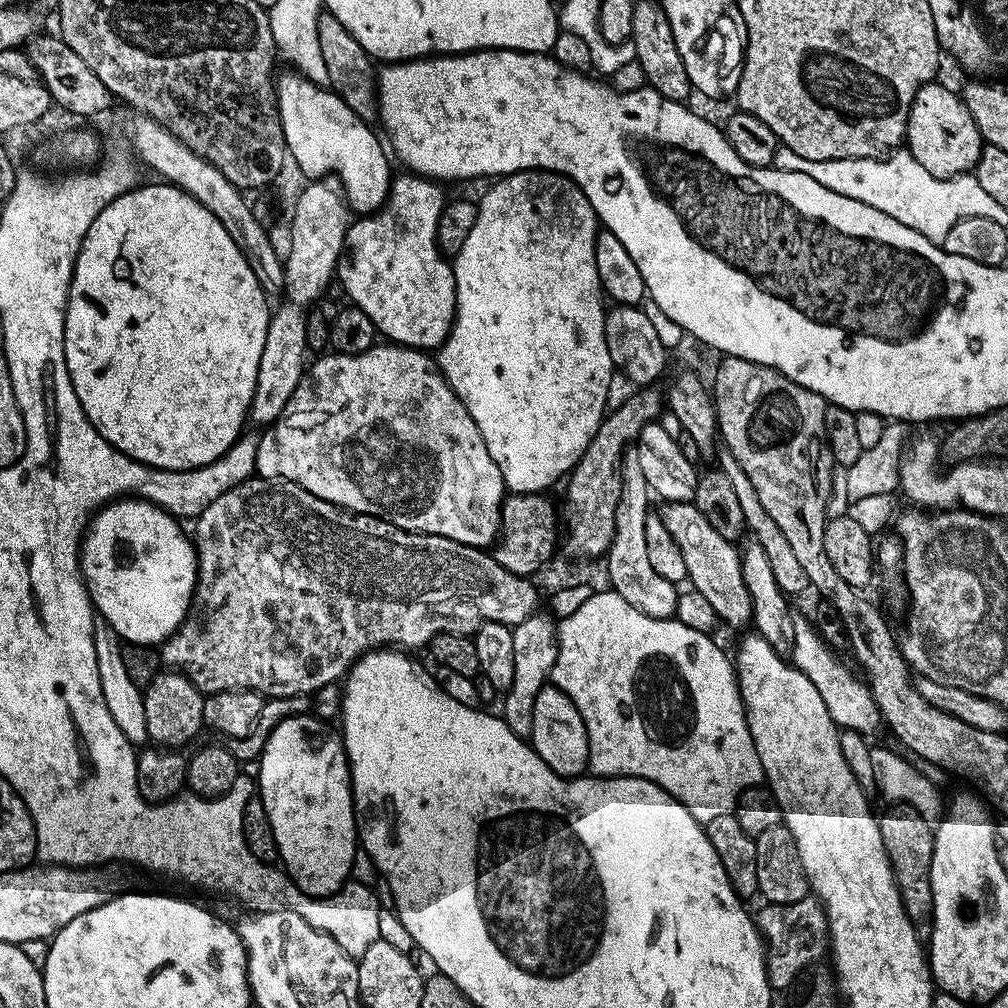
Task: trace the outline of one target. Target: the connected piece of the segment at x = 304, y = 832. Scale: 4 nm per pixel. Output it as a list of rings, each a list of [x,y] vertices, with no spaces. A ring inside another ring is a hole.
[[[291,715],[278,722],[269,734],[264,750],[260,757],[261,776],[258,781],[258,795],[260,801],[266,806],[266,814],[270,818],[270,826],[274,826],[274,838],[276,839],[276,850],[279,863],[283,871],[291,876],[292,881],[311,896],[332,896],[340,891],[345,884],[349,883],[352,872],[352,863],[356,860],[356,848],[358,852],[358,833],[356,831],[356,810],[352,806],[352,772],[348,768],[348,756],[344,753],[344,741],[341,733],[336,732],[325,721],[319,720],[314,715]]]

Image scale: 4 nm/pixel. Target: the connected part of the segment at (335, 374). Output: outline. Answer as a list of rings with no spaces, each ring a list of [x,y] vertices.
[[[377,342],[362,354],[353,356],[324,354],[316,358],[316,361],[313,359],[298,382],[290,402],[286,402],[280,417],[265,431],[268,432],[265,436],[259,437],[256,472],[265,480],[289,480],[310,490],[310,494],[338,505],[339,508],[346,508],[349,512],[361,512],[367,516],[378,516],[381,520],[388,520],[407,532],[445,536],[459,544],[468,544],[472,548],[487,549],[495,545],[500,535],[500,507],[503,506],[506,495],[502,470],[498,470],[498,462],[490,458],[490,450],[486,450],[486,442],[478,426],[454,394],[447,378],[440,373],[437,361],[433,357],[431,360],[428,356],[431,355],[427,351],[418,348],[405,348],[403,344],[391,342]]]

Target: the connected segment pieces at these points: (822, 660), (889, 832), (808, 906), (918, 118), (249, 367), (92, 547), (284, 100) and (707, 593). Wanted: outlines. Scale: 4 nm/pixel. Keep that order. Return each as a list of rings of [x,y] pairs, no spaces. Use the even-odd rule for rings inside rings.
[[[797,618],[794,622],[794,638],[796,647],[790,653],[791,663],[796,665],[810,682],[814,682],[814,687],[818,689],[818,695],[822,702],[826,702],[826,710],[830,710],[830,718],[835,722],[837,729],[850,732],[869,734],[881,723],[880,711],[876,708],[874,698],[870,694],[867,683],[860,680],[854,673],[850,672],[835,656],[833,649],[829,648],[815,627],[808,624],[803,618]]]
[[[892,806],[885,816],[879,817],[882,842],[890,858],[892,873],[902,898],[906,914],[917,926],[928,926],[934,914],[934,890],[930,886],[930,866],[934,858],[936,833],[933,825],[911,806]]]
[[[809,894],[803,896],[798,902],[789,904],[765,903],[764,909],[755,913],[754,919],[764,937],[766,949],[766,970],[768,983],[773,989],[791,989],[796,983],[797,976],[805,968],[811,968],[817,962],[825,959],[828,943],[828,919],[824,913],[824,906]]]
[[[940,83],[923,84],[918,90],[908,119],[906,148],[918,162],[922,162],[925,170],[930,170],[930,174],[948,180],[951,176],[962,176],[975,169],[985,142],[963,99]]]
[[[167,182],[156,183],[160,184],[141,183],[126,194],[114,198],[114,202],[110,202],[110,206],[106,206],[106,210],[102,210],[102,214],[98,214],[98,218],[94,218],[94,222],[90,222],[90,230],[86,230],[86,238],[82,242],[76,265],[72,271],[72,281],[68,291],[68,307],[64,309],[64,353],[66,354],[66,366],[70,374],[70,382],[74,386],[74,394],[78,394],[78,402],[82,406],[86,418],[94,426],[94,430],[98,430],[98,434],[102,434],[102,438],[106,438],[106,442],[110,442],[110,446],[114,446],[119,452],[134,458],[138,462],[149,464],[151,468],[165,468],[166,470],[180,472],[184,468],[201,468],[207,464],[213,464],[219,456],[224,456],[229,452],[233,444],[240,439],[242,435],[240,427],[243,426],[244,420],[246,424],[250,416],[252,395],[254,394],[256,379],[258,378],[258,358],[262,358],[262,346],[266,346],[266,330],[268,329],[268,318],[270,315],[268,301],[270,300],[263,286],[259,284],[259,280],[256,277],[256,268],[252,261],[245,255],[243,249],[239,248],[234,240],[230,238],[226,226],[202,202],[196,201],[190,193],[182,191],[175,184]]]
[[[121,498],[112,503],[103,505],[89,519],[88,527],[80,542],[80,574],[84,578],[84,587],[88,590],[88,596],[92,600],[92,607],[97,613],[105,616],[114,630],[120,636],[121,641],[129,644],[146,644],[149,646],[163,645],[180,629],[180,624],[188,614],[188,607],[192,605],[192,592],[196,588],[196,546],[186,533],[180,529],[181,521],[170,515],[165,508],[152,504],[149,500],[137,500],[135,498]]]
[[[280,79],[275,81],[275,85],[276,105],[280,108],[280,121],[287,155],[291,159],[292,156],[296,159],[297,166],[308,175],[308,178],[328,178],[328,175],[333,172],[340,179],[339,187],[342,189],[342,195],[353,213],[371,214],[380,211],[388,198],[388,190],[392,187],[394,176],[393,173],[388,173],[389,153],[386,148],[384,153],[384,148],[380,145],[379,138],[372,133],[373,129],[370,125],[358,114],[352,112],[350,106],[338,95],[319,96],[316,93],[319,91],[316,90],[295,92],[294,89],[288,88],[286,81]]]
[[[670,501],[658,512],[660,521],[670,530],[674,542],[678,542],[678,550],[682,550],[682,559],[686,561],[688,580],[696,587],[696,592],[729,624],[732,628],[740,628],[752,619],[752,599],[746,590],[746,582],[742,578],[740,552],[731,540],[722,538],[714,526],[710,526],[706,514],[698,510],[695,502]]]

